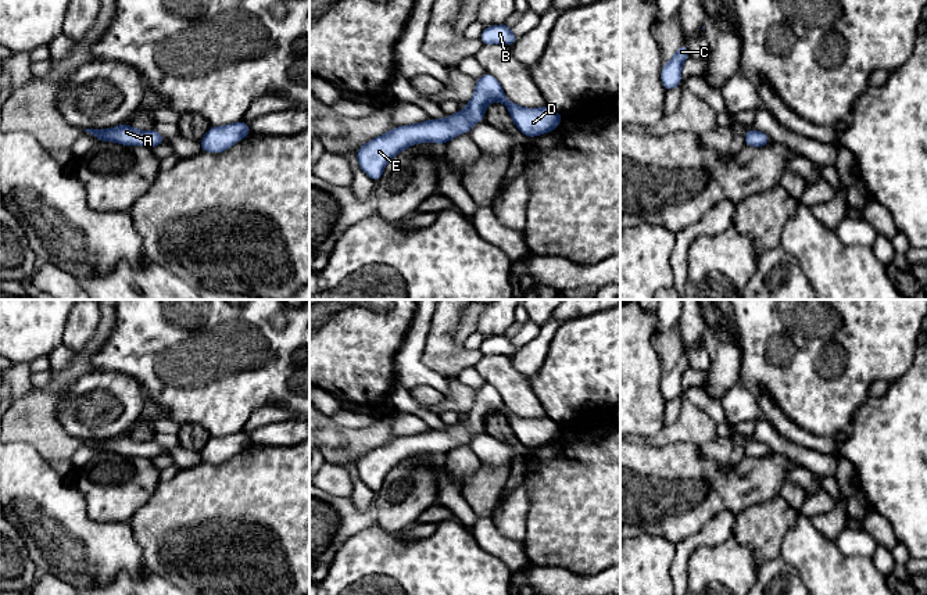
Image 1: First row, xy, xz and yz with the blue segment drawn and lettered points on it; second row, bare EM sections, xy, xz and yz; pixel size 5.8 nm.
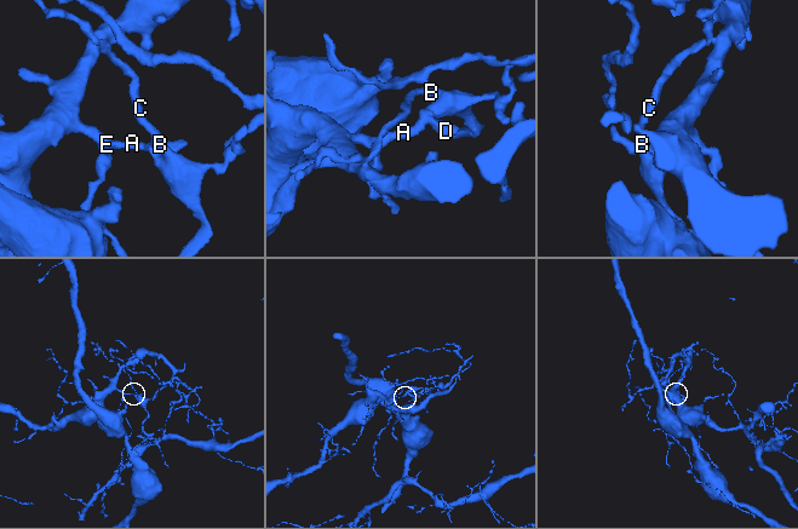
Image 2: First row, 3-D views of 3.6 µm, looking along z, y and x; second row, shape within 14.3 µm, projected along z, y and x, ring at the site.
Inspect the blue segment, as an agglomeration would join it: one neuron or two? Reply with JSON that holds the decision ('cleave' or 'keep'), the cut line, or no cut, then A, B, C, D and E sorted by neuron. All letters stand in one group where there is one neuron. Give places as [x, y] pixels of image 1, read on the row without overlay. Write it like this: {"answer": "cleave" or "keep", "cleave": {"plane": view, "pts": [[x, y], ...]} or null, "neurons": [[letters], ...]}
{"answer": "keep", "cleave": null, "neurons": [["A", "B", "C", "D", "E"]]}

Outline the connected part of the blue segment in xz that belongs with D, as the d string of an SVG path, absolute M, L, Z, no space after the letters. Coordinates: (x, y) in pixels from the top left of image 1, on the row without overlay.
M490 384L476 390L473 408L466 419L445 430L429 430L416 436L404 436L389 441L357 462L357 470L364 481L375 494L382 488L386 474L398 463L416 454L445 455L457 445L470 444L473 434L484 431L484 420L498 412L507 416L516 438L527 448L554 441L563 427L550 417L523 419L513 415L504 406L501 394Z

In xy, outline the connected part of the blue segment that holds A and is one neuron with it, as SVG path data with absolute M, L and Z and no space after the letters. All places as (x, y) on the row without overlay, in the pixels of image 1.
M119 436L111 440L85 440L83 442L90 442L100 452L117 452L124 456L144 456L153 459L161 454L167 454L155 440L151 441L137 441L130 436Z

